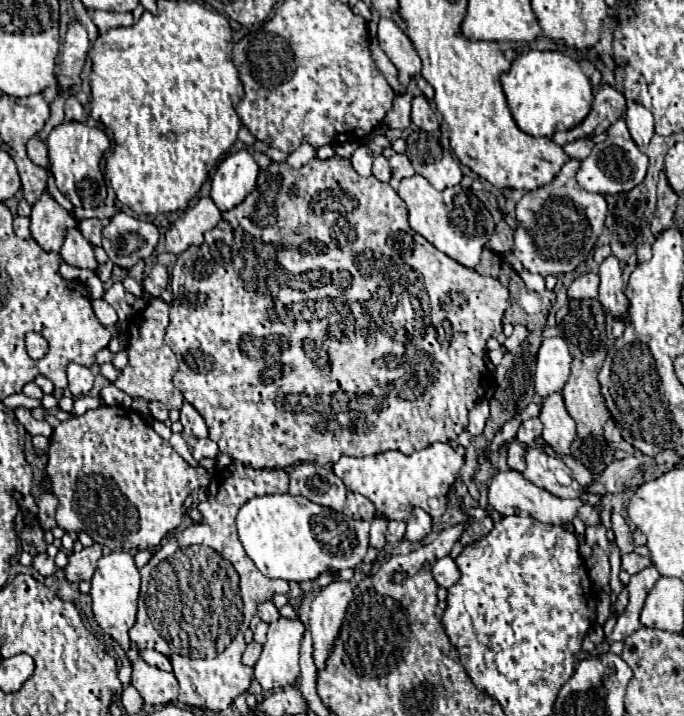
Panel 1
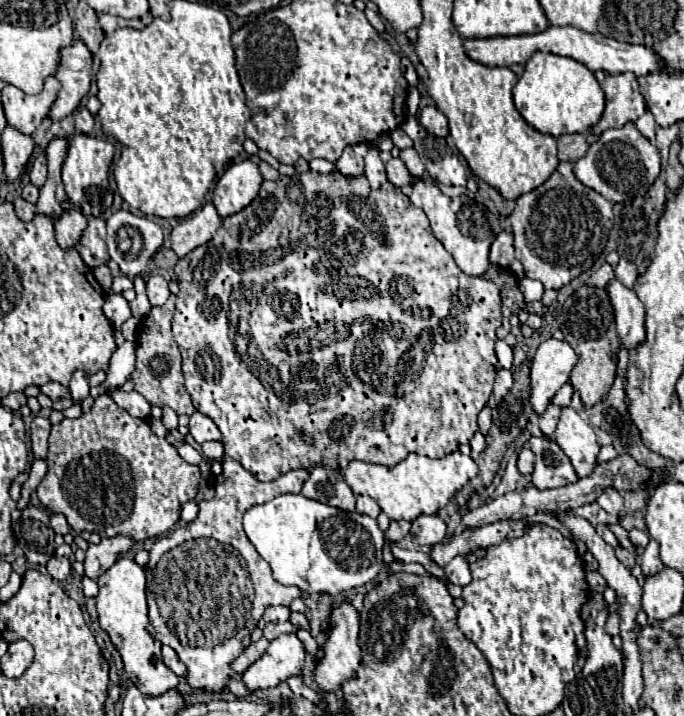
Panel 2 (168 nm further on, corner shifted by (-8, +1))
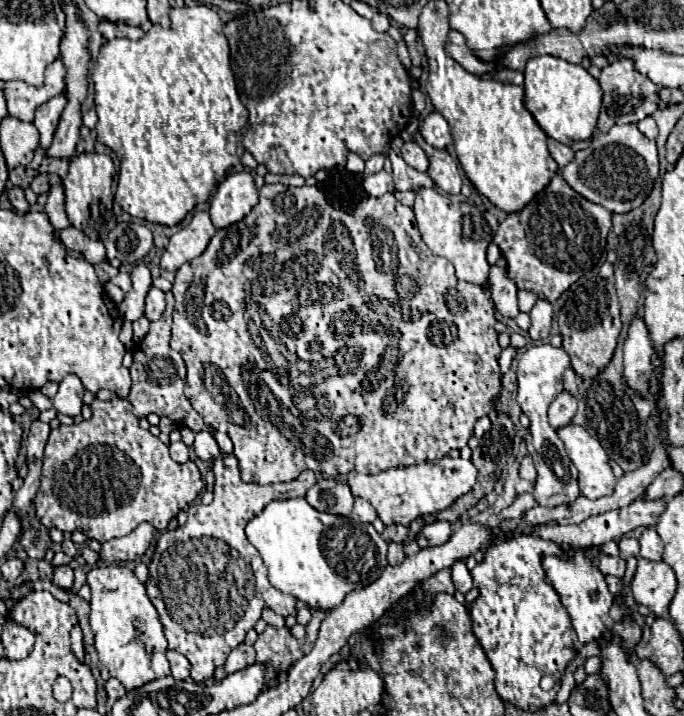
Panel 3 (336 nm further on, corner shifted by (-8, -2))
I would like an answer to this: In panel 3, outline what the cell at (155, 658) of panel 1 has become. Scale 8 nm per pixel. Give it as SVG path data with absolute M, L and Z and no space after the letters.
M168 650L168 652L166 652L166 658L168 658L168 662L170 662L172 678L174 678L174 680L188 680L188 678L190 678L190 662L186 660L186 656L182 656L180 652Z

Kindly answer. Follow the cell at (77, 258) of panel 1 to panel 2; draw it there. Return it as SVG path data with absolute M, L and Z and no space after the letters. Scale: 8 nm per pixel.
M66 209L60 217L54 219L54 231L56 231L56 241L62 245L62 249L76 247L82 229L86 229L88 219L78 211L78 209Z

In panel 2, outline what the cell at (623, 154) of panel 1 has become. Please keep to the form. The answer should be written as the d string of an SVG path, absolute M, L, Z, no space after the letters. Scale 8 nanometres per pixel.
M626 123L618 129L608 129L598 137L596 143L588 147L586 155L574 163L576 179L612 203L622 203L626 199L646 195L648 187L654 183L658 173L660 151L636 129L634 123Z

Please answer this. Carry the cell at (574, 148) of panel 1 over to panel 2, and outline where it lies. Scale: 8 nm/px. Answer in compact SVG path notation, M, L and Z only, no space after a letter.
M560 135L558 139L558 159L576 163L588 149L584 135Z

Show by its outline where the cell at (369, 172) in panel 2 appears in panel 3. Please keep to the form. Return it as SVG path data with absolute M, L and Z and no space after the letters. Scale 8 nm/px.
M380 170L372 176L364 178L364 190L370 196L382 196L386 192L394 192L394 182L392 182L392 174L388 174L386 170Z

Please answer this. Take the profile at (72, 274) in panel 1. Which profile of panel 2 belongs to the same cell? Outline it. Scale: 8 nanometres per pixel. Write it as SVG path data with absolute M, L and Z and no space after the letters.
M90 219L88 227L82 231L82 237L80 237L78 245L76 245L82 261L90 269L110 261L104 239L106 239L106 223L102 219Z

